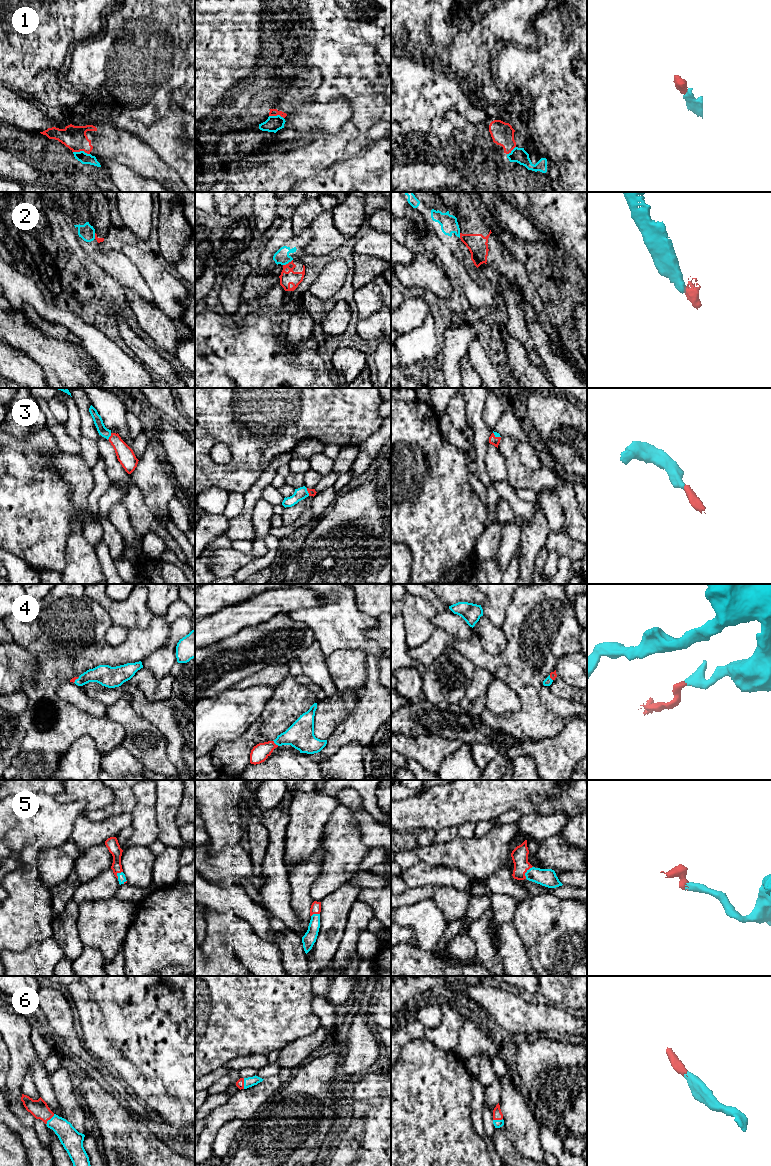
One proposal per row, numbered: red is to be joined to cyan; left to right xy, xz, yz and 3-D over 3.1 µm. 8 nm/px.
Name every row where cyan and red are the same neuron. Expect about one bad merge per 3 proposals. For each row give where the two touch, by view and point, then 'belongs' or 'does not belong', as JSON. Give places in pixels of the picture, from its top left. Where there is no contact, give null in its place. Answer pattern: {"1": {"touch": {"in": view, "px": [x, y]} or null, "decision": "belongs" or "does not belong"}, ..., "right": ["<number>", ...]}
{"1": {"touch": {"in": "xy", "px": [81, 151]}, "decision": "does not belong"}, "2": {"touch": {"in": "xz", "px": [287, 263]}, "decision": "does not belong"}, "3": {"touch": {"in": "xy", "px": [110, 435]}, "decision": "belongs"}, "4": {"touch": {"in": "xz", "px": [275, 743]}, "decision": "belongs"}, "5": {"touch": {"in": "yz", "px": [526, 872]}, "decision": "belongs"}, "6": {"touch": {"in": "xy", "px": [50, 1119]}, "decision": "belongs"}, "right": ["3", "4", "5", "6"]}

